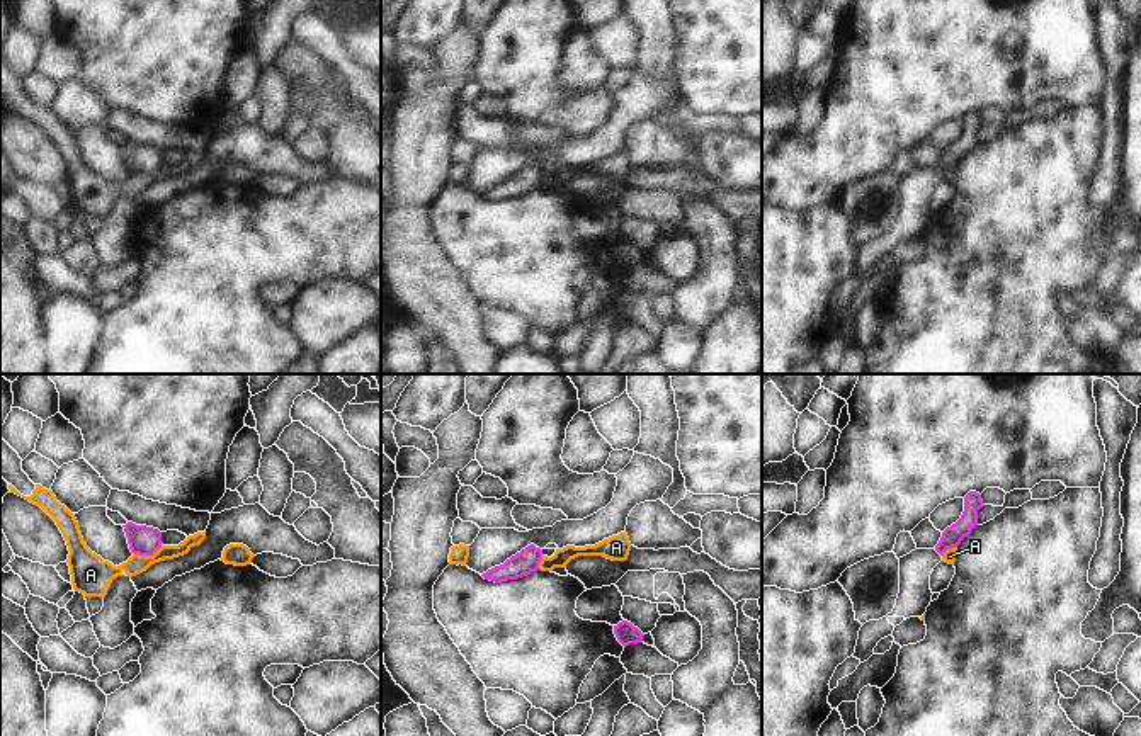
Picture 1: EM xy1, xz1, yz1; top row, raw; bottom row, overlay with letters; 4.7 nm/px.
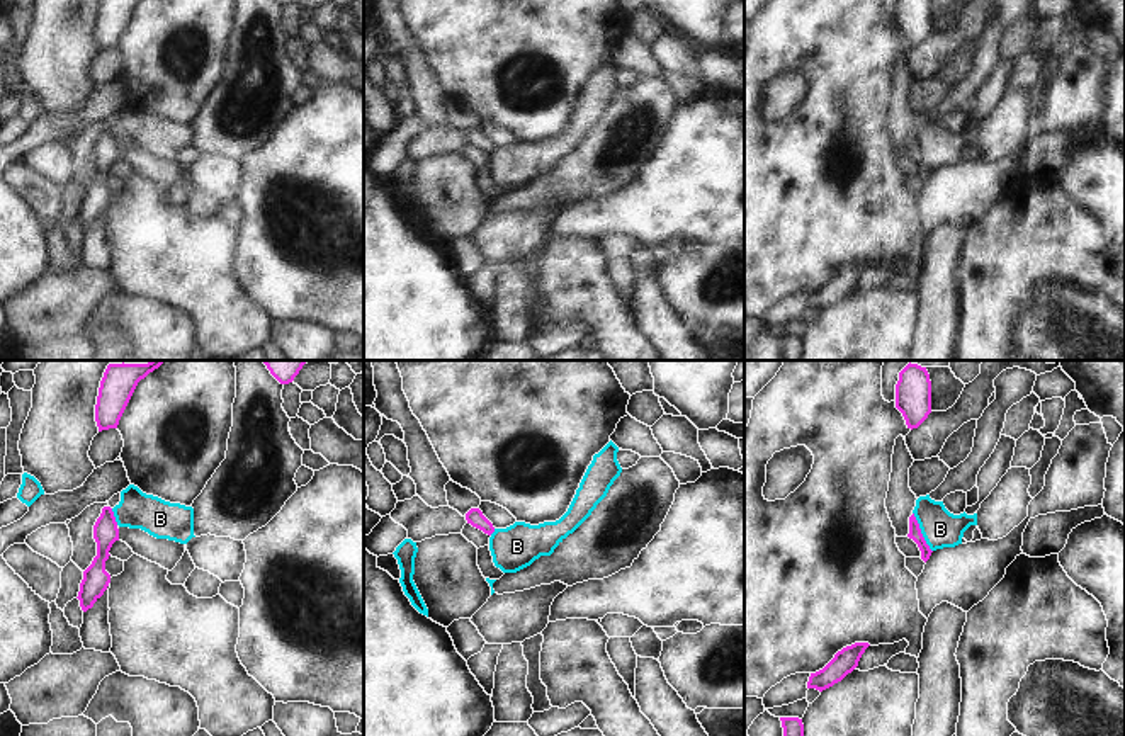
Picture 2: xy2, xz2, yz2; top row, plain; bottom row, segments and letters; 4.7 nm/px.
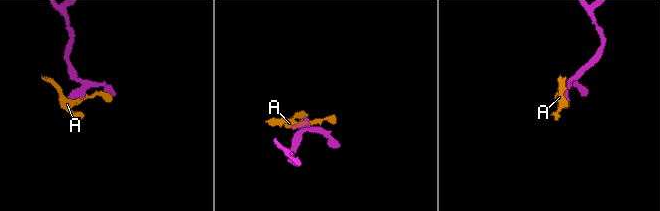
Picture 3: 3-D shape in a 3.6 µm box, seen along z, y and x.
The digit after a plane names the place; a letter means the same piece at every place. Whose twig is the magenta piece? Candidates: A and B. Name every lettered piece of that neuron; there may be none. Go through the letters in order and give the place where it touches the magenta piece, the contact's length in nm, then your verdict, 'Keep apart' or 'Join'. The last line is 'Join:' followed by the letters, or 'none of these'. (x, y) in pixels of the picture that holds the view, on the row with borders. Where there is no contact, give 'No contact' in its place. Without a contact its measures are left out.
A: Touches magenta at xy1 (147, 554). Shared border 150 nm. Keep apart
B: Touches magenta at yz2 (920, 532). Shared border 220 nm. Keep apart
Join: none of these

